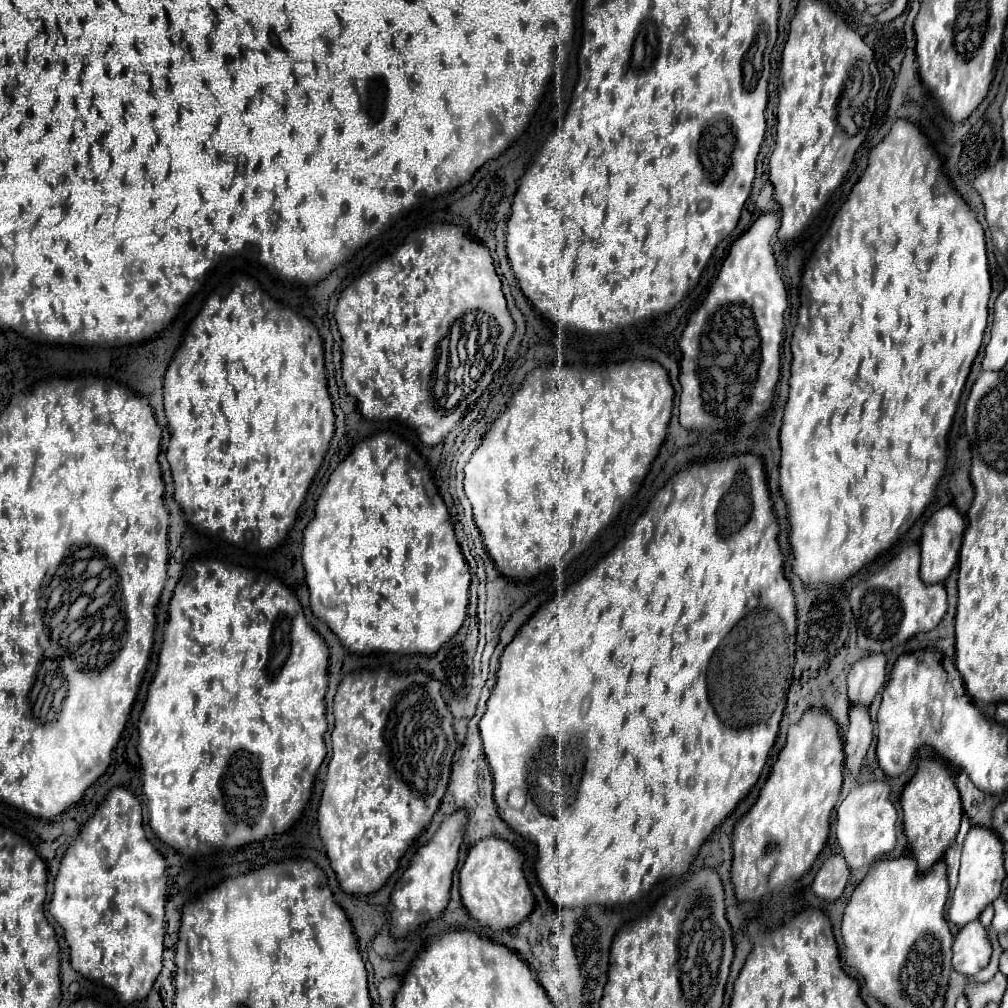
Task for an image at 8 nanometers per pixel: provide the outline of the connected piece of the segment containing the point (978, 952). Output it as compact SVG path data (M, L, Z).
M980 921L964 925L954 939L954 957L952 957L954 969L966 977L974 977L980 969L984 969L990 963L990 957L992 945Z

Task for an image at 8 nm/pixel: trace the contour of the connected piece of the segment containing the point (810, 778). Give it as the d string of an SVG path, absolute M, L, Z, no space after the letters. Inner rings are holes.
M810 709L788 729L788 741L764 783L758 801L736 823L732 833L732 883L736 899L760 901L774 889L798 881L824 849L830 815L840 797L844 749L836 721L824 709Z

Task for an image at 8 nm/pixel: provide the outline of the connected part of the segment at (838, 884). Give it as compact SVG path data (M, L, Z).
M832 855L820 867L820 871L818 871L818 875L812 883L812 891L820 899L824 899L828 903L834 903L844 893L844 887L848 883L848 875L850 875L850 867L844 861L844 857L842 855Z

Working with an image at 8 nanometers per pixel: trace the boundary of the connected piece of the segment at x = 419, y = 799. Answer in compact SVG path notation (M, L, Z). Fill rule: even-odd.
M354 671L338 687L338 693L334 697L334 717L336 727L332 731L332 759L328 763L326 781L324 781L324 793L318 809L318 827L320 827L320 839L326 847L326 855L330 859L330 867L334 869L340 887L350 895L370 895L384 887L388 877L398 869L400 857L406 853L406 849L418 839L418 835L424 831L424 827L430 825L434 813L440 807L440 801L446 793L446 785L450 779L450 763L452 755L456 751L456 737L452 729L452 713L448 711L442 695L440 695L440 683L432 679L430 675L416 671L410 675L394 675L390 671Z

